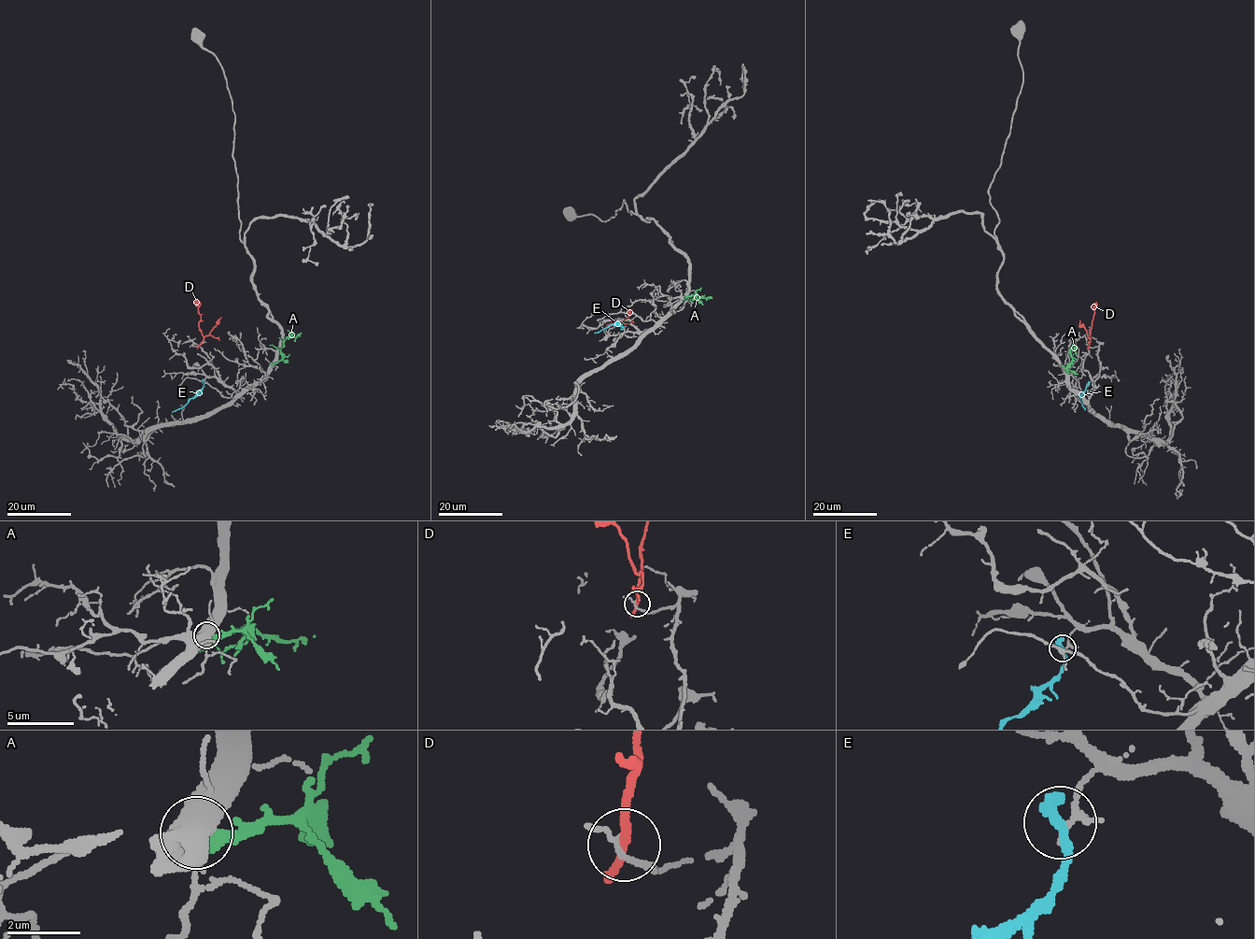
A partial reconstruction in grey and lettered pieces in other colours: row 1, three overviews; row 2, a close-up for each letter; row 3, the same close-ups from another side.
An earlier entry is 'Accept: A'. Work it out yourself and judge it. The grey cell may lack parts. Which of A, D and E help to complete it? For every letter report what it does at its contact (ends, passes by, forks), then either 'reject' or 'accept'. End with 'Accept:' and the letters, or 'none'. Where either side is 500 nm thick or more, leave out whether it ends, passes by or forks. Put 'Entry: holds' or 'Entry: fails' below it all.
A: reject
D: it passes by; reject
E: it ends; reject
Accept: none
Entry: fails

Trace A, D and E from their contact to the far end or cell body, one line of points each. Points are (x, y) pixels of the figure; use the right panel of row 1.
A: (1067, 373), (1072, 360), (1070, 350), (1075, 349), (1077, 346)
D: (1089, 346), (1095, 302)
E: (1088, 384), (1080, 401), (1085, 409)

